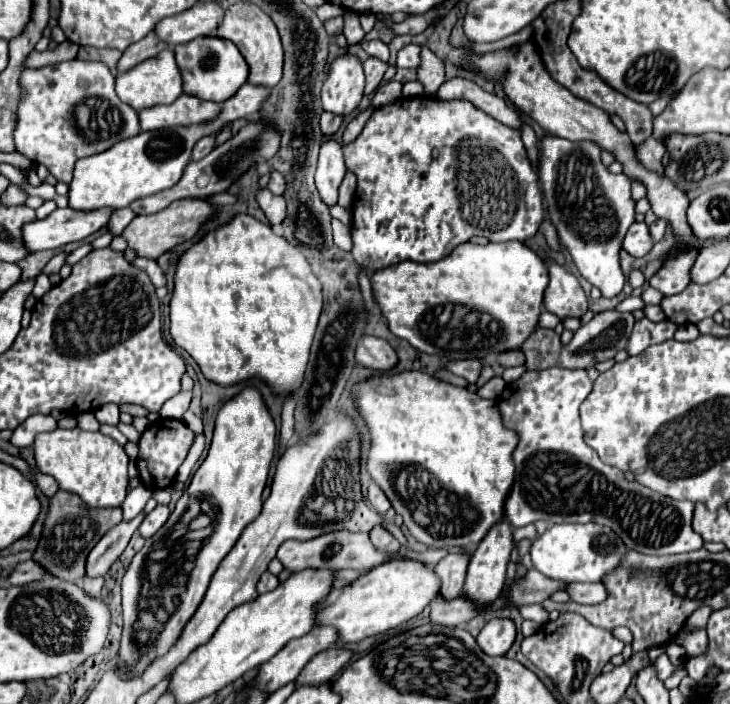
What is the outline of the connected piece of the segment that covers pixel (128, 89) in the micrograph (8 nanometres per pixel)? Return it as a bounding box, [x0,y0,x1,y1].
[116,49,182,111]

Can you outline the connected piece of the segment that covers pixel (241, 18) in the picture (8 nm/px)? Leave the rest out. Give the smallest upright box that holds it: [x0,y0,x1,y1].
[218,1,282,87]

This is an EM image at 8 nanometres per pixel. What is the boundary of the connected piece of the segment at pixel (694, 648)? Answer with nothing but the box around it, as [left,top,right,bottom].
[676,629,708,657]

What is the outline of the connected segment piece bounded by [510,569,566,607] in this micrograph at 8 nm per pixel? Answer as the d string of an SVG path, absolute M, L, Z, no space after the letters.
M530 569L524 579L514 583L514 587L510 591L510 601L514 607L542 603L544 599L550 599L552 593L564 591L564 589L566 589L566 583L548 579L546 575L538 573L536 569Z

